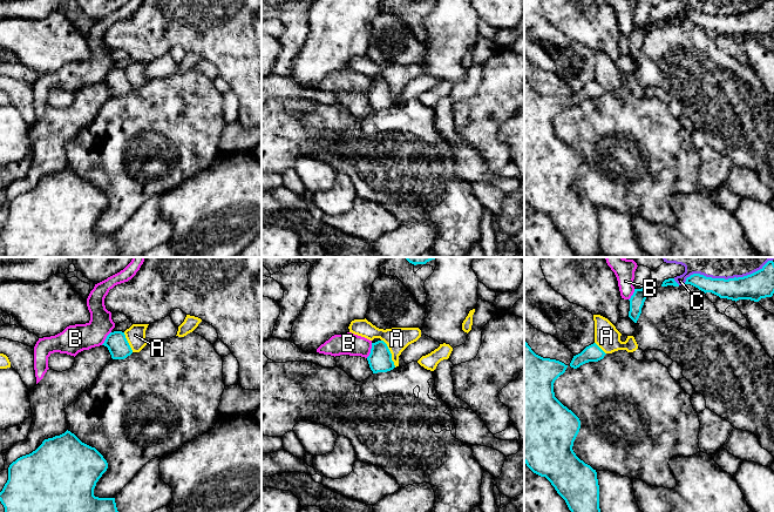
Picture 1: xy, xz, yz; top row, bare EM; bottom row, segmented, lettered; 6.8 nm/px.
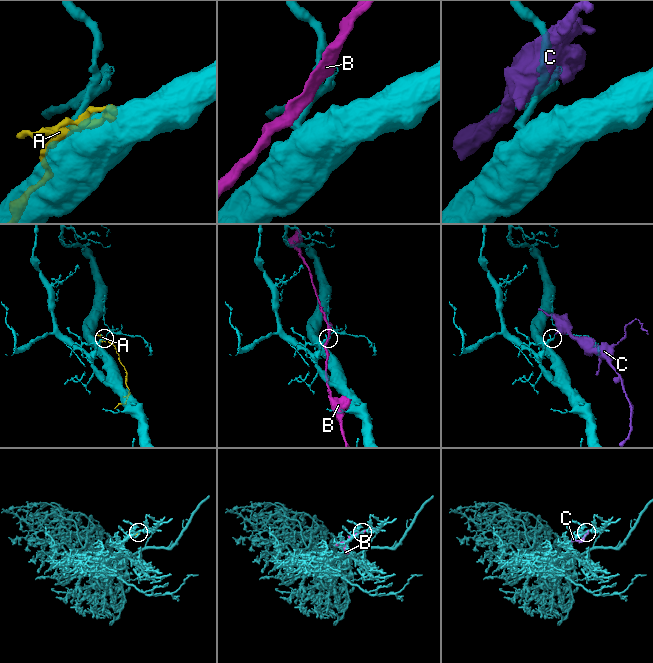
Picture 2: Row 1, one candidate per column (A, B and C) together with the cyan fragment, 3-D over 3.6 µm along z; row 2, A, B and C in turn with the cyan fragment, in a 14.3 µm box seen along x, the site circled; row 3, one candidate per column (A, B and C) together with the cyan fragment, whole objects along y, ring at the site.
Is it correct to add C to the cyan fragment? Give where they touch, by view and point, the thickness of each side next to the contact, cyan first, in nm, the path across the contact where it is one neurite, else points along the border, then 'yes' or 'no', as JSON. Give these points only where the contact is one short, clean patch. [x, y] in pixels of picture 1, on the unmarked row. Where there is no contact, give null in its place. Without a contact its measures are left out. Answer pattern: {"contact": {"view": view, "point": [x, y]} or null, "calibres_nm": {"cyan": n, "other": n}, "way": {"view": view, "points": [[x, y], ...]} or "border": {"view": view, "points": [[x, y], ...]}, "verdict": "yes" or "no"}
{"contact": {"view": "yz", "point": [724, 15]}, "calibres_nm": {"cyan": 190, "other": 110}, "verdict": "no"}

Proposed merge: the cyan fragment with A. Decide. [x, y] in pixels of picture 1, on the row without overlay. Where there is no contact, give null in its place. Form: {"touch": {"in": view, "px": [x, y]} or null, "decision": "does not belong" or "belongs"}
{"touch": {"in": "xz", "px": [391, 91]}, "decision": "does not belong"}

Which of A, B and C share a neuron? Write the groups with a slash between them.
A / B / C

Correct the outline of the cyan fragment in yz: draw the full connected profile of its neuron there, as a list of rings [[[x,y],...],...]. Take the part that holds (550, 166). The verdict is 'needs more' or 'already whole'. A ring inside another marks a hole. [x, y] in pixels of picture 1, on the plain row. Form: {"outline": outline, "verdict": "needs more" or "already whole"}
{"outline": [[[524,78],[524,200],[534,210],[551,220],[577,257],[597,257],[603,254],[597,209],[572,187],[580,157],[554,129],[555,117],[566,105],[559,97],[536,92]]], "verdict": "already whole"}

